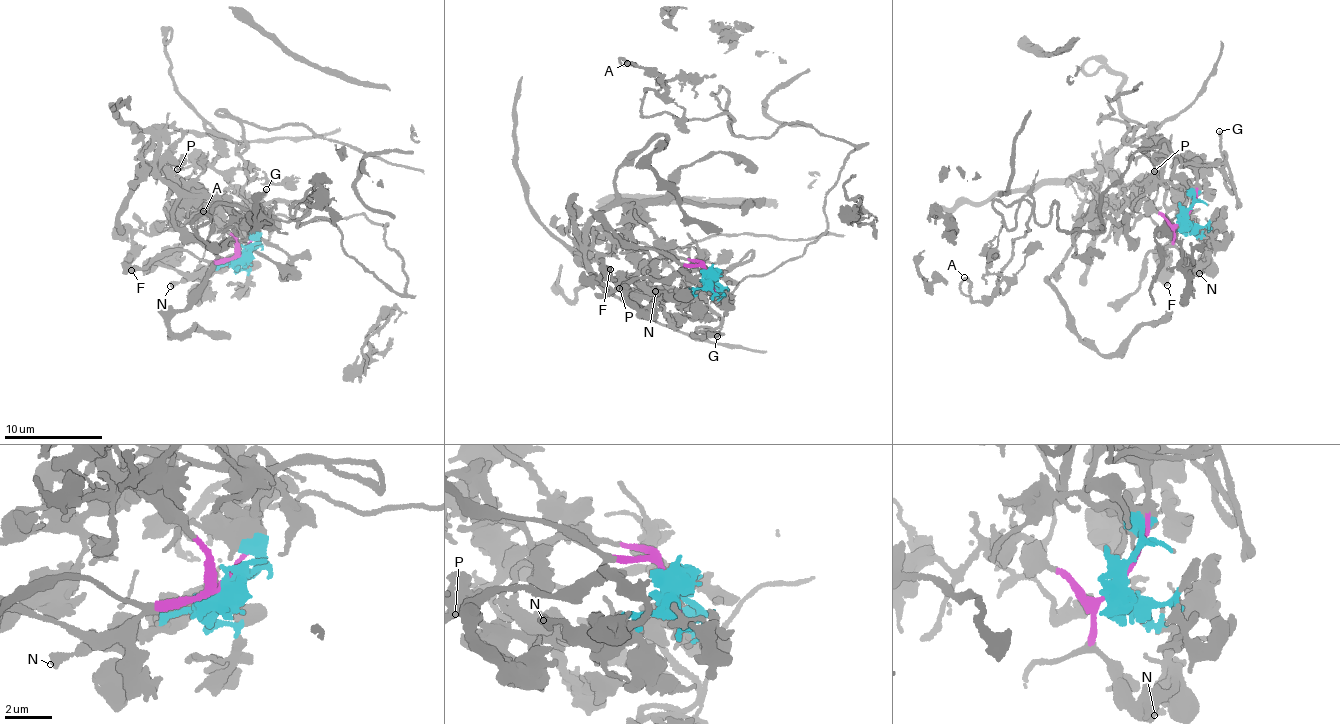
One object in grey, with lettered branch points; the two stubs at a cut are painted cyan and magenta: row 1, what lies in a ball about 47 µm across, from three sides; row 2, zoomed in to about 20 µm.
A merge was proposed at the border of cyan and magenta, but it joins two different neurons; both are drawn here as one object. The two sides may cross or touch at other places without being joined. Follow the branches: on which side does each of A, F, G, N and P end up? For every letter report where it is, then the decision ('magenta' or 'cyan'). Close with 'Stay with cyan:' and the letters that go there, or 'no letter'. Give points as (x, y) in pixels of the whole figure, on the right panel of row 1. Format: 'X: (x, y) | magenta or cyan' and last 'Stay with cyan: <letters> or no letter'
A: (964, 277) | cyan
F: (1167, 285) | cyan
G: (1219, 131) | cyan
N: (1199, 273) | cyan
P: (1154, 171) | cyan
Stay with cyan: A, F, G, N, P

